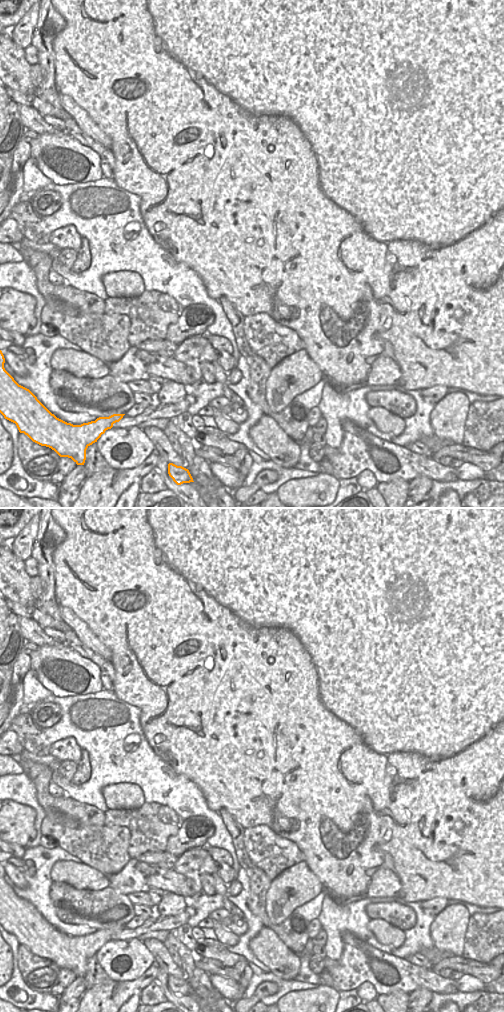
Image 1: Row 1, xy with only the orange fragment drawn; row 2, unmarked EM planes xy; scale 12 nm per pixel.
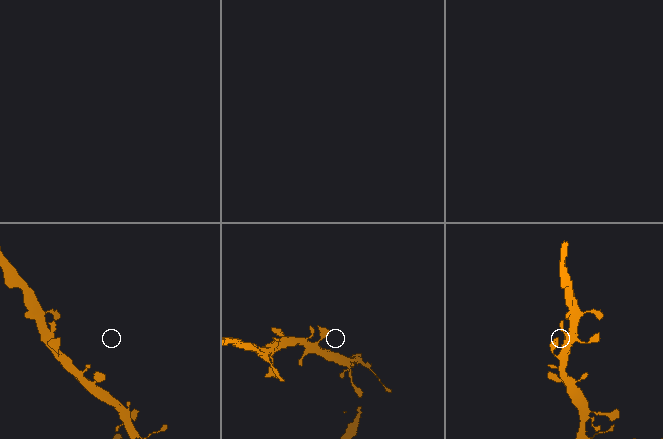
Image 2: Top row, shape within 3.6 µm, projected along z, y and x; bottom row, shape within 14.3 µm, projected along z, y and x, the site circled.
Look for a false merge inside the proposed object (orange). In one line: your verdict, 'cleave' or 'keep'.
keep

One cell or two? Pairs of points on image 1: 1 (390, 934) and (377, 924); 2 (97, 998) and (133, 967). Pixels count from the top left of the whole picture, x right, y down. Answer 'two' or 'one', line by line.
1: one
2: two

